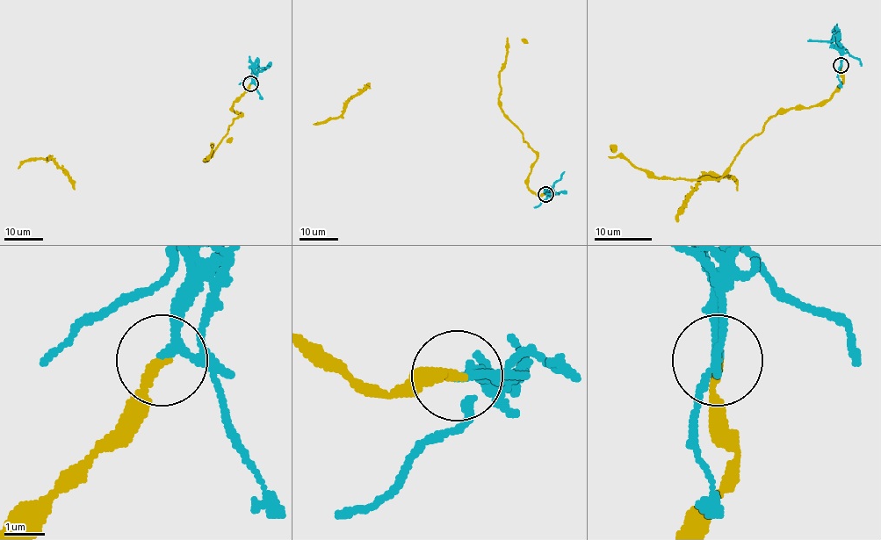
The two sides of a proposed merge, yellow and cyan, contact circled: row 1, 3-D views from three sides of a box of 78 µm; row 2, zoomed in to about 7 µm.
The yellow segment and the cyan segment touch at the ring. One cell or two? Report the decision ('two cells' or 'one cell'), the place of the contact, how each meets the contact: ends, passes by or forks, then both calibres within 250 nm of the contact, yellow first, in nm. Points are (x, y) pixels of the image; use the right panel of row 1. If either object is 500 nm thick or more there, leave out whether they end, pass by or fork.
two cells; place (841, 65); yellow ends; cyan forks; calibres 240 and 150 nm

